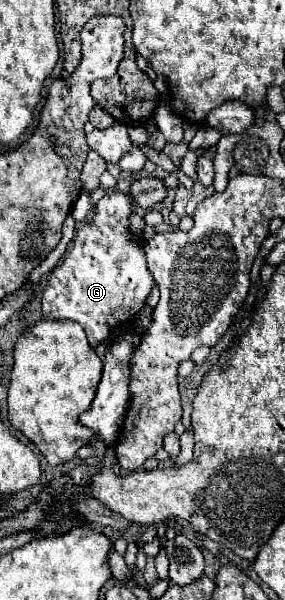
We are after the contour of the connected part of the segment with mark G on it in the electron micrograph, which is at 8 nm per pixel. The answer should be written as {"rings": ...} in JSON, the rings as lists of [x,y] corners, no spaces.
{"rings":[[[114,192],[104,196],[96,204],[92,222],[76,232],[64,262],[50,272],[42,296],[44,316],[50,320],[78,322],[94,348],[98,342],[110,340],[112,334],[120,332],[112,328],[122,328],[132,322],[154,286],[142,244],[130,232],[128,216],[132,212],[132,200],[126,194]]]}

